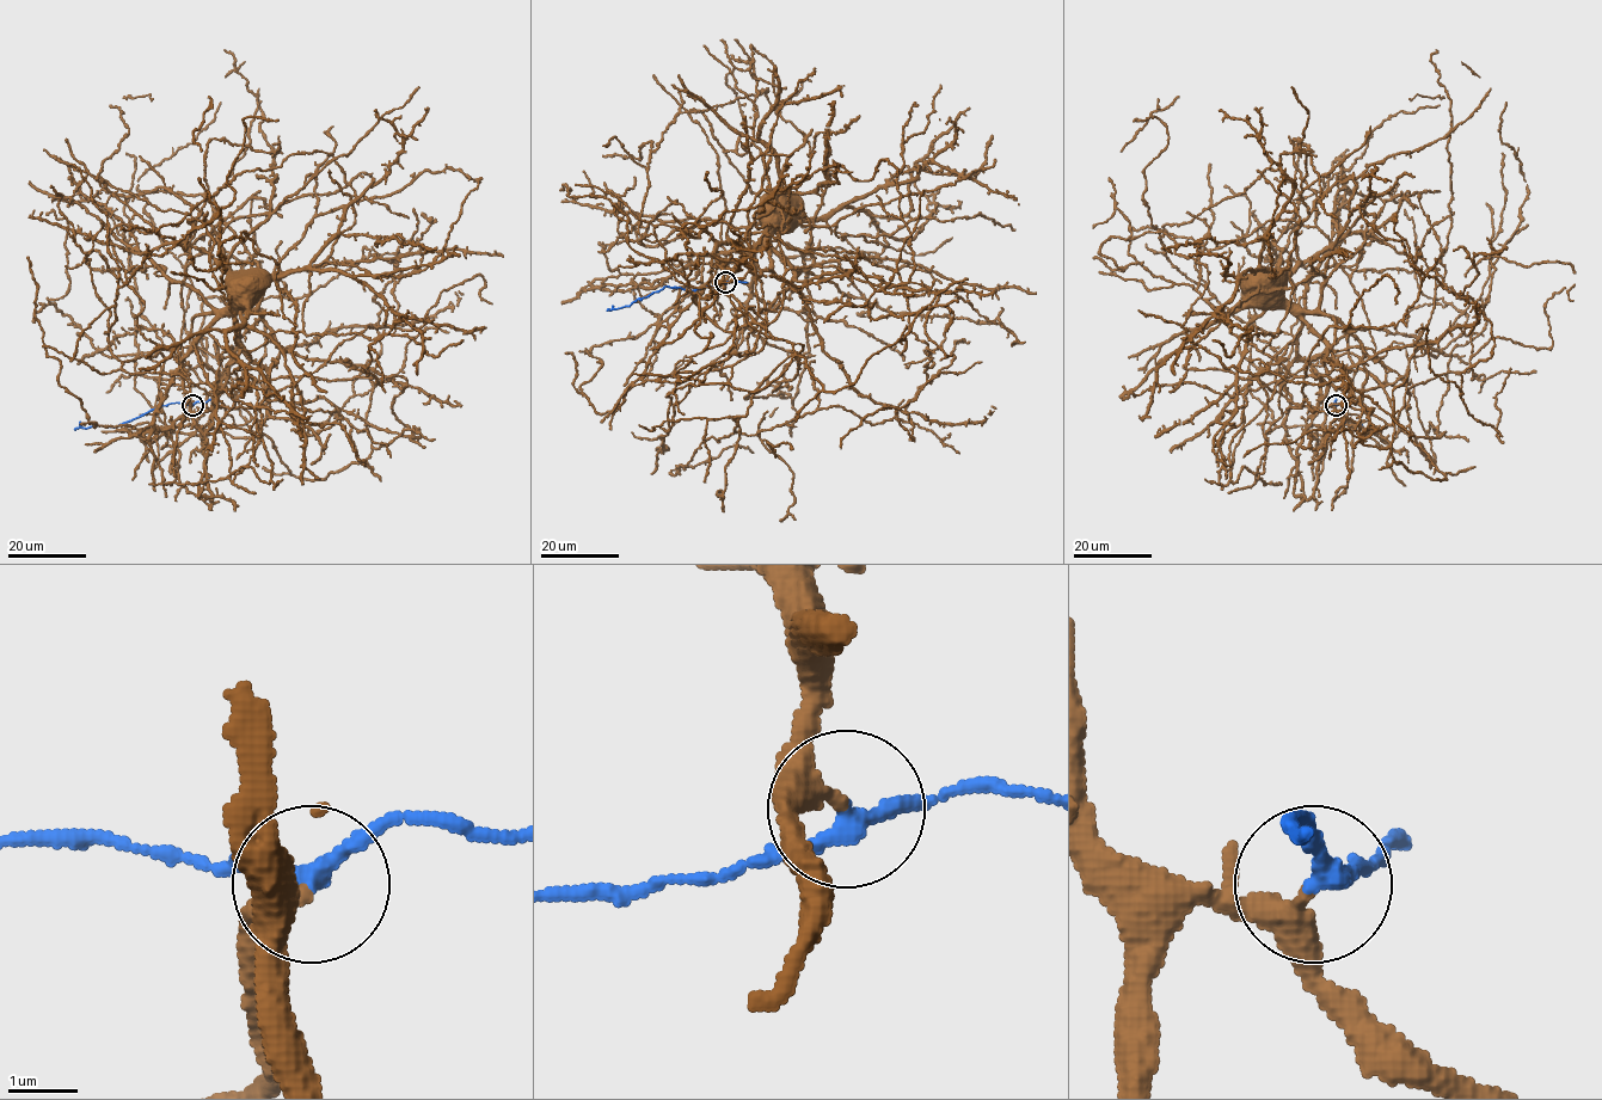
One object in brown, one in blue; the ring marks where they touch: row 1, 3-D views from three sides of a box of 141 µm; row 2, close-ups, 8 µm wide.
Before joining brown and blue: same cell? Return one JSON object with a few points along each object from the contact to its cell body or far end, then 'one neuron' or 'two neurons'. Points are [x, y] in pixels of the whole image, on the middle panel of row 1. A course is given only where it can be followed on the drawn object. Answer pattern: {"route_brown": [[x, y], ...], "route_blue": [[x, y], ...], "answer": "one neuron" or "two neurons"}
{"route_brown": [[725, 282], [714, 250], [720, 244], [752, 249], [763, 235], [768, 198], [779, 192]], "route_blue": [[725, 282], [692, 290], [666, 287], [627, 306], [607, 309]], "answer": "two neurons"}

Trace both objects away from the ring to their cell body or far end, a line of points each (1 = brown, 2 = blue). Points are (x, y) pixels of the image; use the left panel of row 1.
1: (192, 405), (183, 386), (182, 358), (246, 292), (246, 287)
2: (192, 405), (170, 403), (116, 426), (74, 429)

